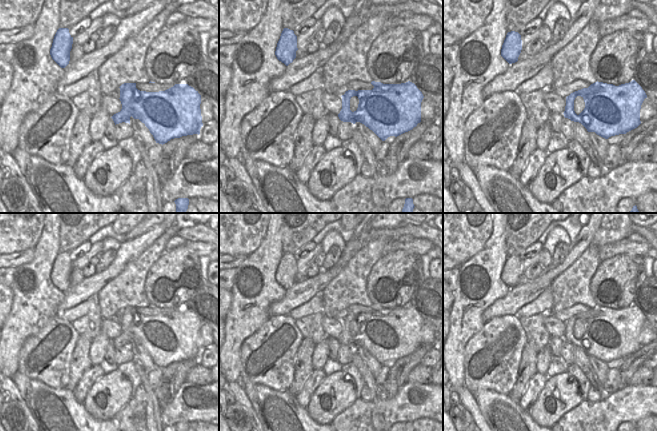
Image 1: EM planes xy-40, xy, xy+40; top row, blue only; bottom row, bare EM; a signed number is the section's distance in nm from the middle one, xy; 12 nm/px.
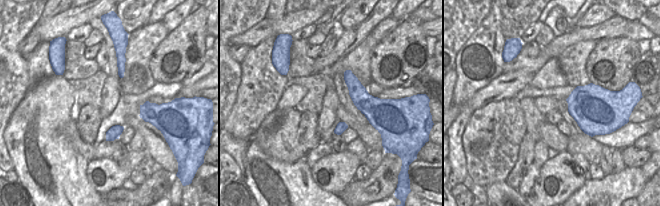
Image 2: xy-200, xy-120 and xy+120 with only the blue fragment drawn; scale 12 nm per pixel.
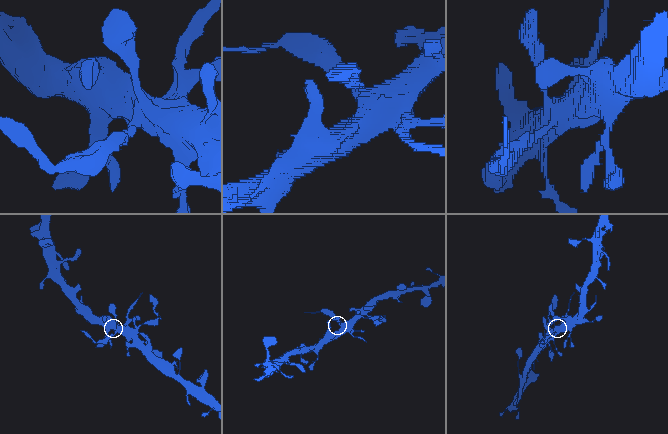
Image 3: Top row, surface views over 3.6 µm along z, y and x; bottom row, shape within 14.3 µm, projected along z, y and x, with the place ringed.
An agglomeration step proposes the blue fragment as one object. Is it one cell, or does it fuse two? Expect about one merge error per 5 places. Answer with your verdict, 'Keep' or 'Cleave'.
Keep.

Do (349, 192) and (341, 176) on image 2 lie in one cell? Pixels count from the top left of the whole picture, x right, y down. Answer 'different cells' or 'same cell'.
different cells

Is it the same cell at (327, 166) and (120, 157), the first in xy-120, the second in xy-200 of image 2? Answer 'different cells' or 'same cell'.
different cells

